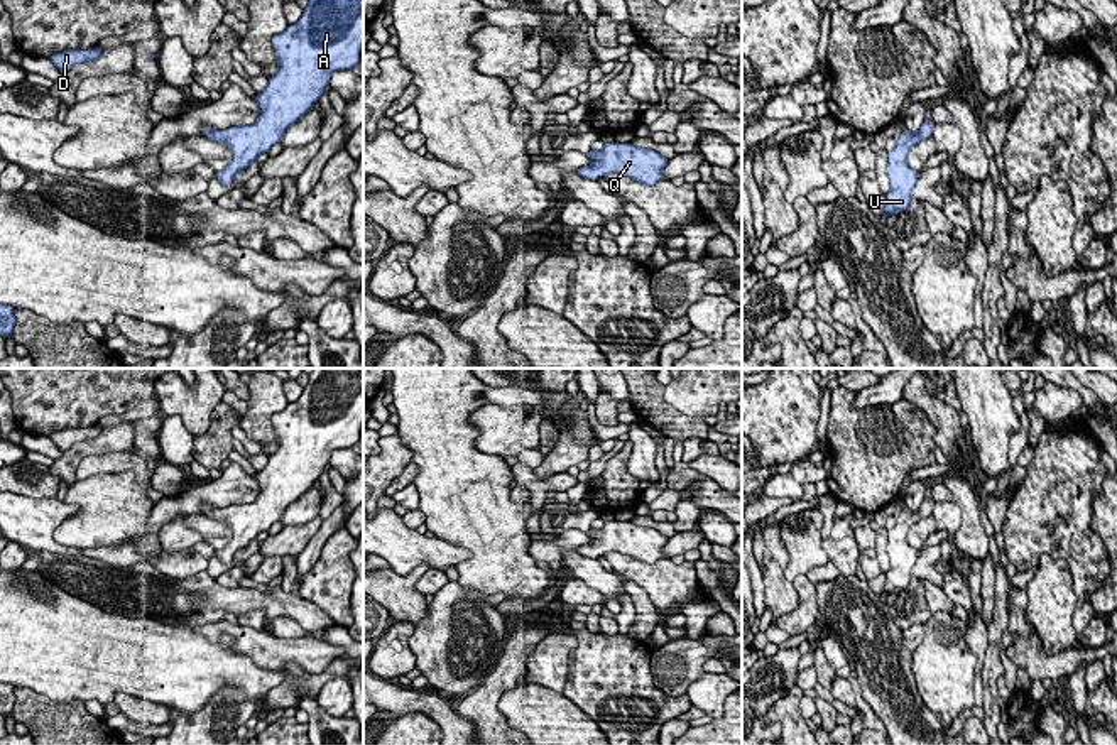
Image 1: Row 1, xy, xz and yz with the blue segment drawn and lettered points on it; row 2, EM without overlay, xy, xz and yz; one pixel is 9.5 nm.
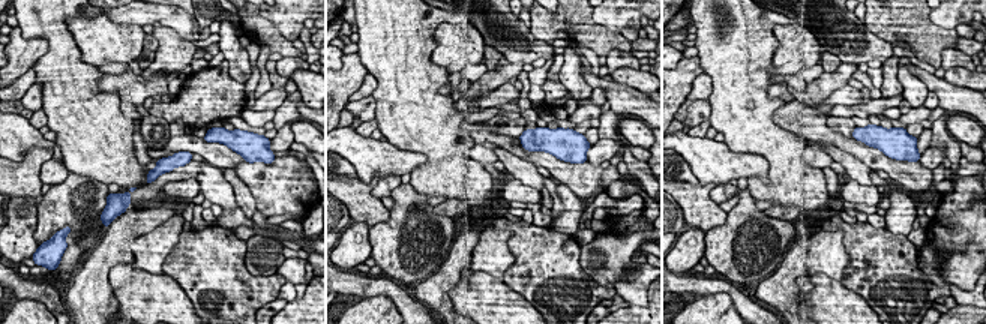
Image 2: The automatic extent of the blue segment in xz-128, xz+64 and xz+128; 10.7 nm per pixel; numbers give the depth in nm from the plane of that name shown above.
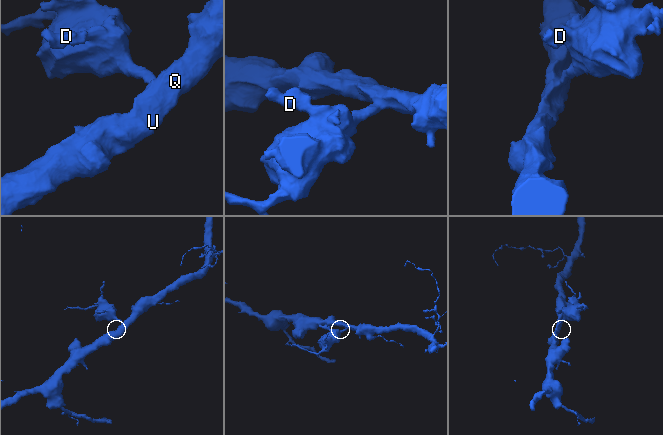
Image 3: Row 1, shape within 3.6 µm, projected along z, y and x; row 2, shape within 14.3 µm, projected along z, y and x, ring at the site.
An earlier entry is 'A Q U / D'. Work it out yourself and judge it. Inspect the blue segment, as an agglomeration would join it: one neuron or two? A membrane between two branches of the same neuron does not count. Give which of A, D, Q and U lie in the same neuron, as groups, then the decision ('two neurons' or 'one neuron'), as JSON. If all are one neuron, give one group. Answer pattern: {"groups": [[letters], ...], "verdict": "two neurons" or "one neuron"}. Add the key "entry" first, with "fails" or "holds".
{"entry": "fails", "groups": [["A", "D", "Q", "U"]], "verdict": "one neuron"}

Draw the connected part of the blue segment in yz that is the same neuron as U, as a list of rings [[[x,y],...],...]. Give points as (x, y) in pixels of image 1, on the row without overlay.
[[[924,498],[916,512],[904,507],[896,519],[896,525],[887,530],[889,569],[885,573],[882,598],[887,598],[896,590],[906,590],[909,586],[913,579],[913,568],[918,563],[919,556],[918,549],[909,546],[907,534],[909,529],[923,517],[931,515],[933,507],[933,498]]]

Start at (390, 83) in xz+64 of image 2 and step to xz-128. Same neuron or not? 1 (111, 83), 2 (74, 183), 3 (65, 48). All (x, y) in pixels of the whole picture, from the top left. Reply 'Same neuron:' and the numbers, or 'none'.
Same neuron: 3

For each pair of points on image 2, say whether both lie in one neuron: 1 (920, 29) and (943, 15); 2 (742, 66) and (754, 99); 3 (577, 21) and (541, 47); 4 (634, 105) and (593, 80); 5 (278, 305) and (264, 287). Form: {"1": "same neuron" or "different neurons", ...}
{"1": "different neurons", "2": "same neuron", "3": "different neurons", "4": "same neuron", "5": "different neurons"}

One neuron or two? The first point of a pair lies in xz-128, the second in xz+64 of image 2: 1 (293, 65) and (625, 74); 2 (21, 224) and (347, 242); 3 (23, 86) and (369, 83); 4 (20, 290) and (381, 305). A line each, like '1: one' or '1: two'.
1: two
2: one
3: one
4: two

